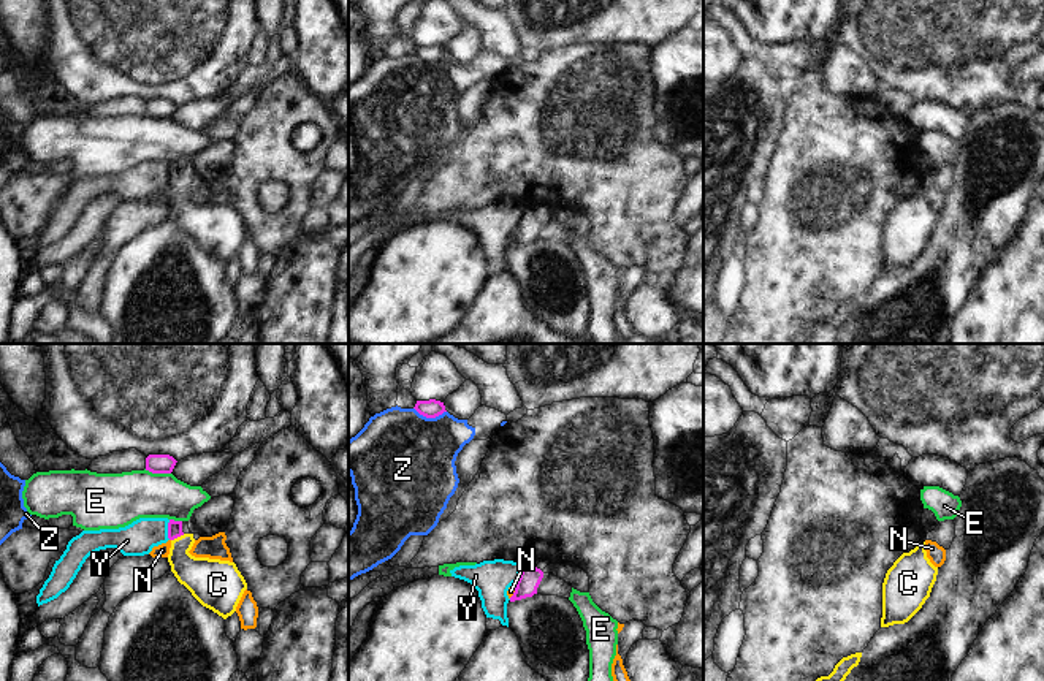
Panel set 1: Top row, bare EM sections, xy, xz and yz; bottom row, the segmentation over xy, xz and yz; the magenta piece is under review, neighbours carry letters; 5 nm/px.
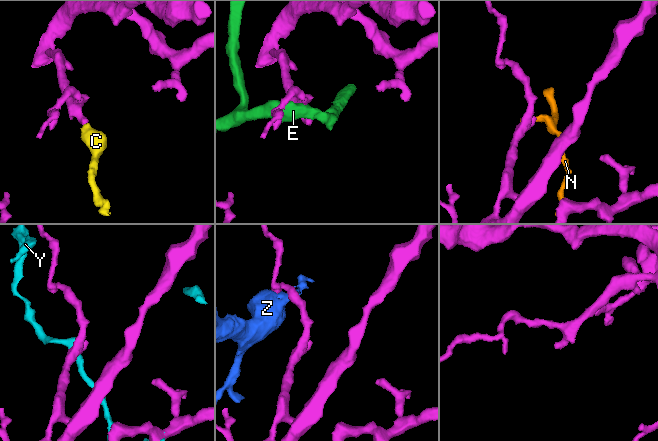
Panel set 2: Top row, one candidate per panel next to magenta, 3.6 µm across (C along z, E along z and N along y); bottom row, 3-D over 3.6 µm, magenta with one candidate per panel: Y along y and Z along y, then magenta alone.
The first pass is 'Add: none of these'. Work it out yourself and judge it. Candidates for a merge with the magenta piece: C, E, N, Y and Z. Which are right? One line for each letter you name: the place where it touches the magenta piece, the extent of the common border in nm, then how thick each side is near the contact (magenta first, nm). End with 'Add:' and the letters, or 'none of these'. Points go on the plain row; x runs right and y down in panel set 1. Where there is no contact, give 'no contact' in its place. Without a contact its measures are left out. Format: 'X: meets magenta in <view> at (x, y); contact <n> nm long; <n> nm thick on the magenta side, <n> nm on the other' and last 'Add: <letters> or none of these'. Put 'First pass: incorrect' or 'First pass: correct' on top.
First pass: incorrect
C: meets magenta in xy at (178, 181); contact 80 nm long; 80 nm thick on the magenta side, 200 nm on the other
Add: C

